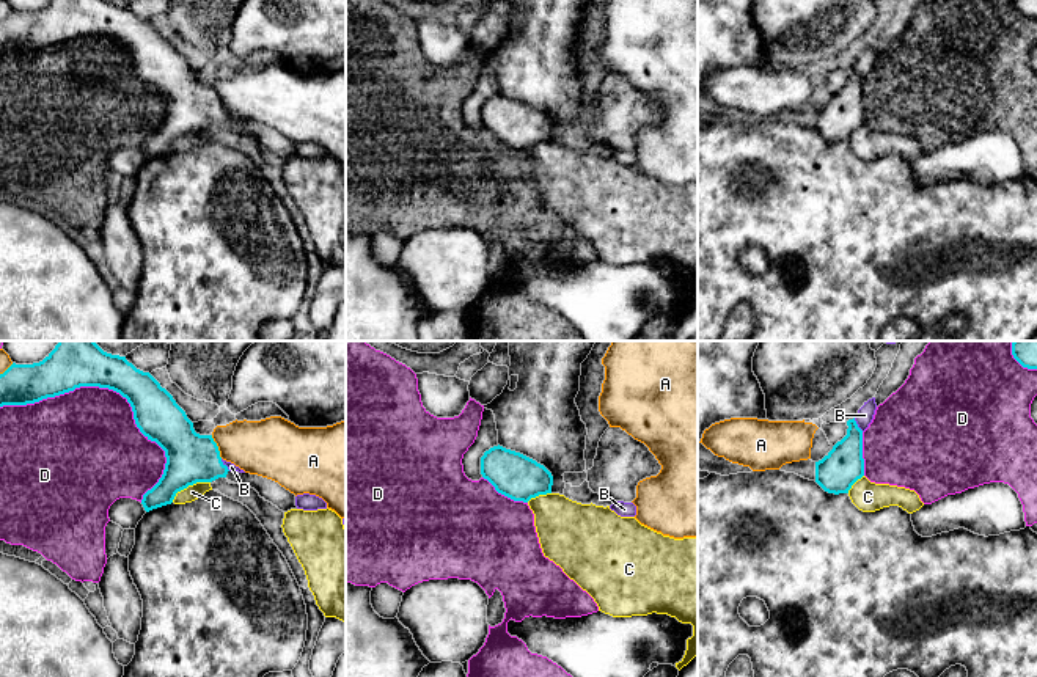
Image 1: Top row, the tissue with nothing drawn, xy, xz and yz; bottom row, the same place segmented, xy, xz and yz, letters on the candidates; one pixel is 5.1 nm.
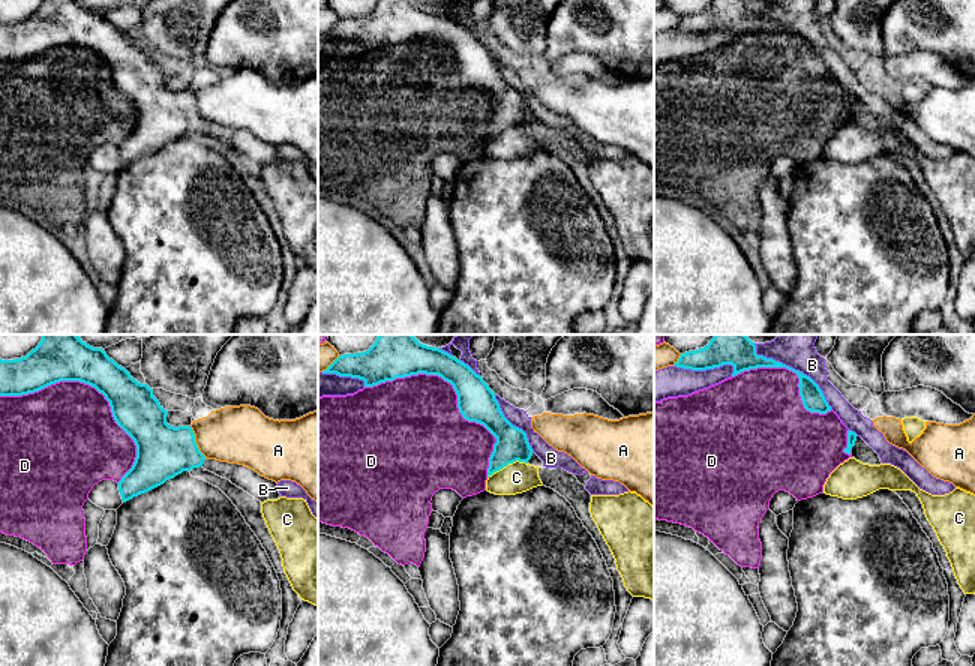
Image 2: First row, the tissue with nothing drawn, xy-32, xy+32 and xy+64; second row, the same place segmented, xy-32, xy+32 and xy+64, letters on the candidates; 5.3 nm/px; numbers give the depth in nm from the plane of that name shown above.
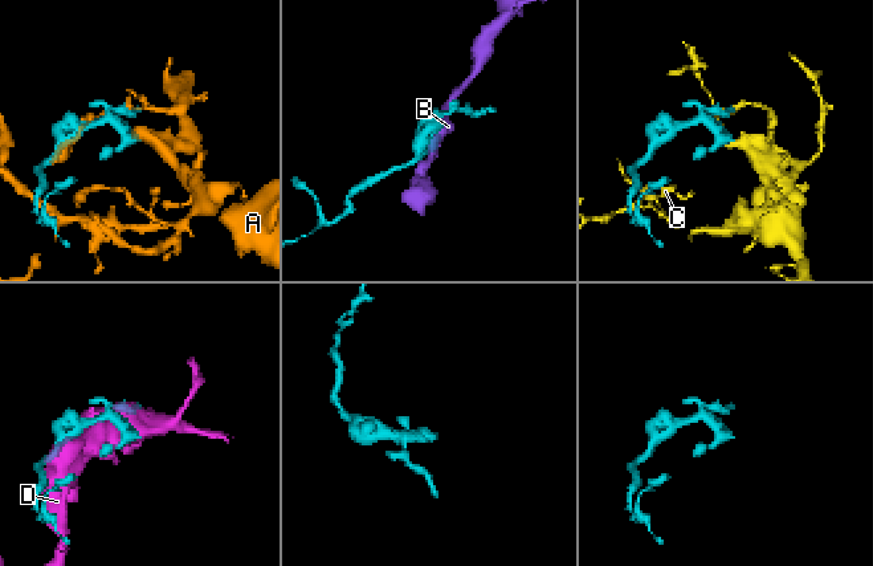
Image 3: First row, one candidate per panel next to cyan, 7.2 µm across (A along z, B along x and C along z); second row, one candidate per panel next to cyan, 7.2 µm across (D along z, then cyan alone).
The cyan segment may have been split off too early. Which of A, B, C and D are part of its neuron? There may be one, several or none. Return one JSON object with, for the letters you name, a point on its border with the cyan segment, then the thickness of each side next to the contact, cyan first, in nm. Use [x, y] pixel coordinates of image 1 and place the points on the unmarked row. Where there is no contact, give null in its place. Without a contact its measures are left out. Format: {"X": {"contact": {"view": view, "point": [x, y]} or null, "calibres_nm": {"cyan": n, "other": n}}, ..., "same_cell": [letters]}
{"same_cell": []}

